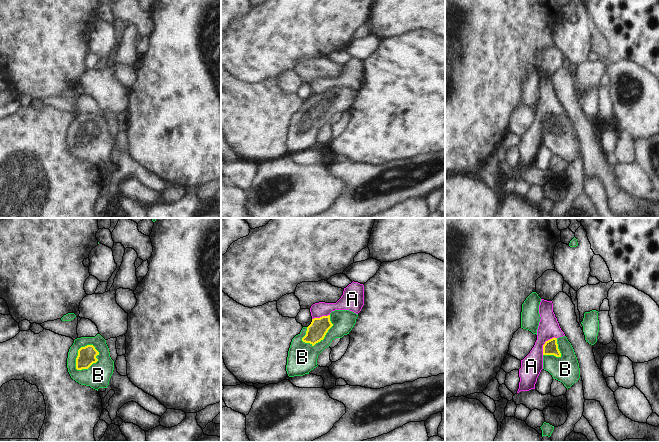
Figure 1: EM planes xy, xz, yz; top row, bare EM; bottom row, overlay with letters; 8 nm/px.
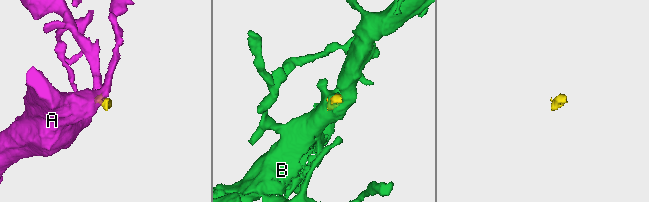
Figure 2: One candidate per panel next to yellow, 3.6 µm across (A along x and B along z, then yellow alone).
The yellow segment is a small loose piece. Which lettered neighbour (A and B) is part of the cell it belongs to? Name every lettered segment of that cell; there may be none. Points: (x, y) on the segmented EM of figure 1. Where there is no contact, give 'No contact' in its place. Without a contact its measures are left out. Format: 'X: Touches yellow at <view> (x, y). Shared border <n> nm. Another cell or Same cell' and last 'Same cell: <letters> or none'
A: Touches yellow at yz (545, 343). Shared border 180 nm. Another cell
B: Touches yellow at xy (78, 353). Shared border 240 nm. Same cell
Same cell: B.

